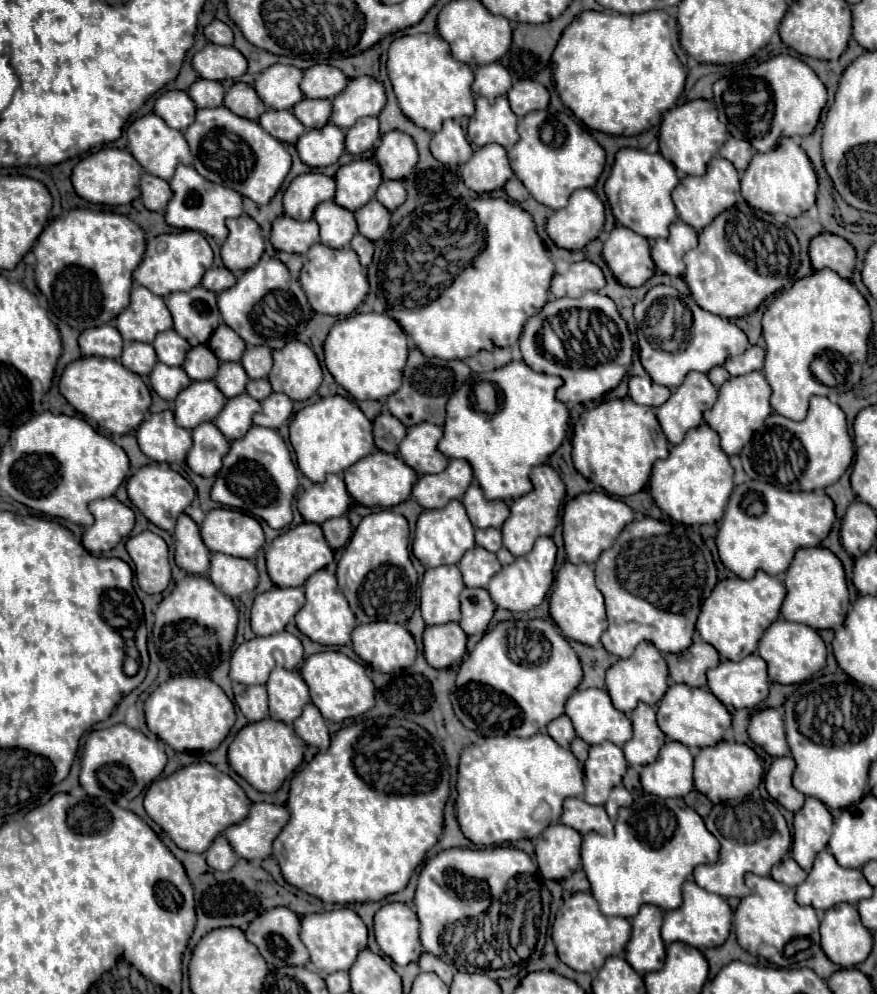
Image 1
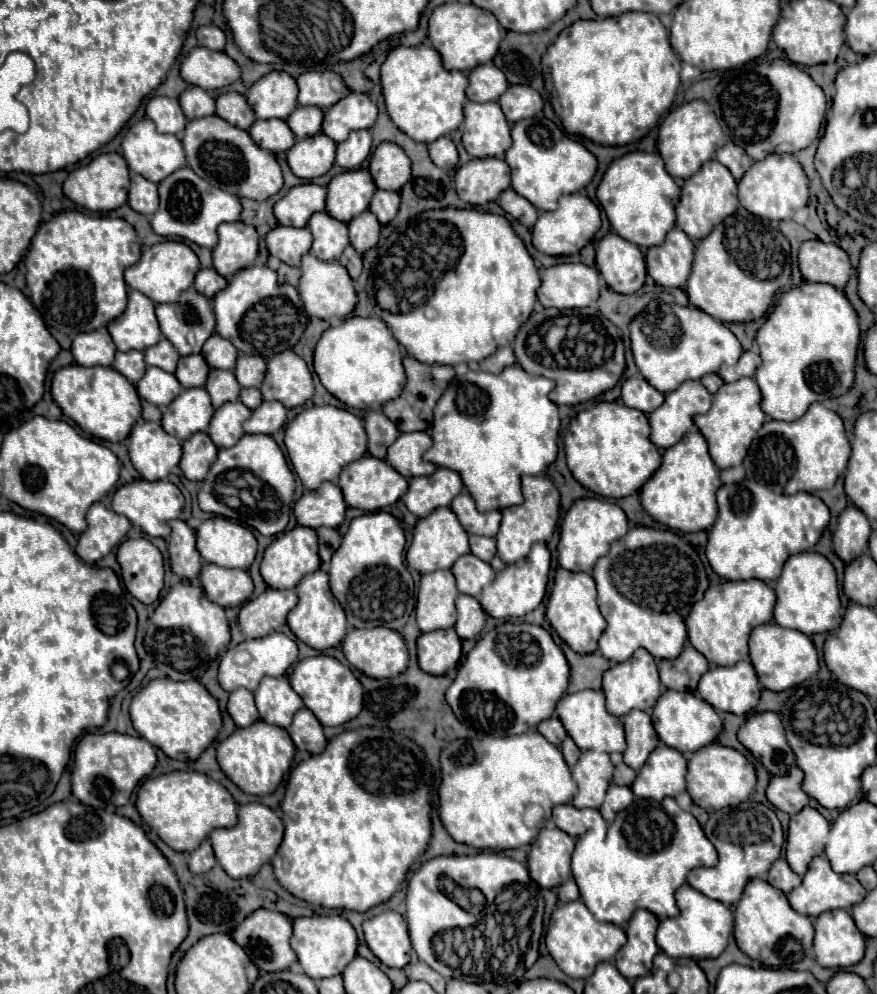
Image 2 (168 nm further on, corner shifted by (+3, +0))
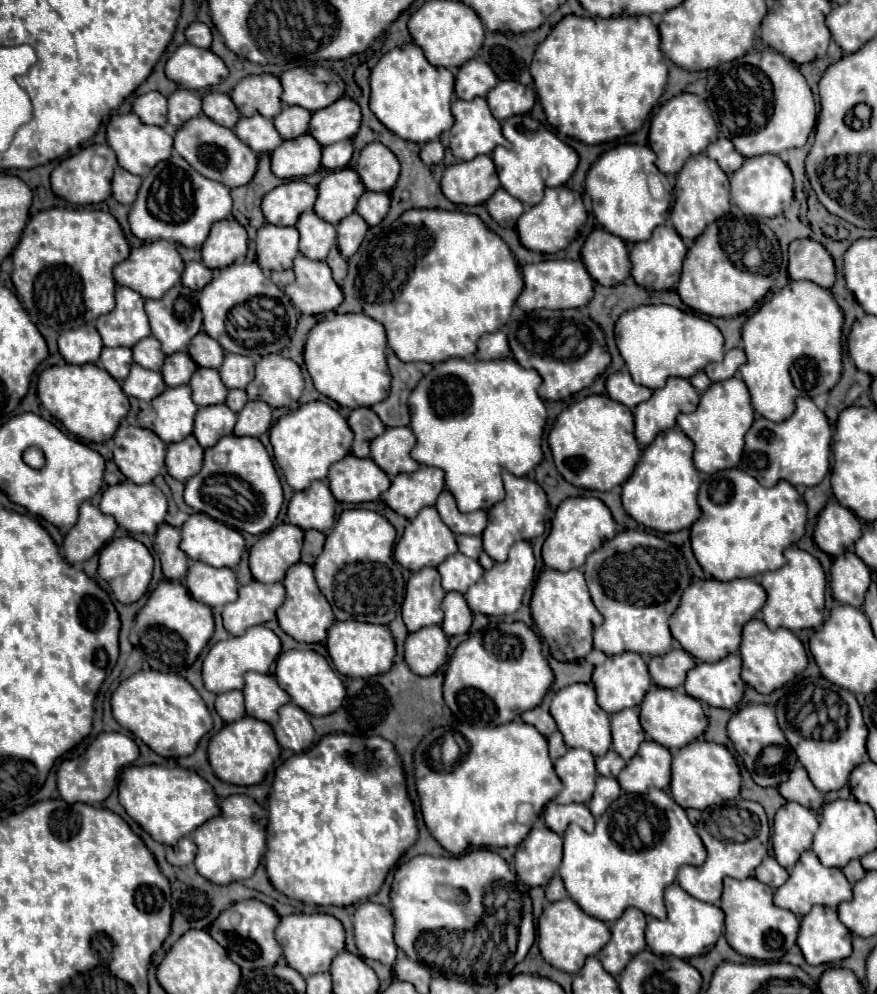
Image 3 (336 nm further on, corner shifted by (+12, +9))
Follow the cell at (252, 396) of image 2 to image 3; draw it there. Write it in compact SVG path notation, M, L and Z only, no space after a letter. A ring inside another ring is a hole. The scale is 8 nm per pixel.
M232 389L232 391L228 391L228 397L226 397L226 405L234 411L234 413L240 413L240 409L244 407L244 403L248 401L248 397L246 397L246 391L240 391L240 389Z

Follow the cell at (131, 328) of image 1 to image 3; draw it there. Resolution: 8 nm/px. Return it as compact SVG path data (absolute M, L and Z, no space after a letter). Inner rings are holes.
M116 287L116 307L108 315L96 319L104 347L134 347L140 339L150 335L144 299L128 289Z

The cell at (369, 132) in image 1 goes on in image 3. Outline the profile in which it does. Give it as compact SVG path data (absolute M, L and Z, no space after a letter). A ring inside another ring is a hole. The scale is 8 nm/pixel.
M340 141L322 149L322 167L324 169L344 169L352 159L352 141Z

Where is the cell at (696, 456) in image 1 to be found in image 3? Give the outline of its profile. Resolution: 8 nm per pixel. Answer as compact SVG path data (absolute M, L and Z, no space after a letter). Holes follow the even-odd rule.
M678 427L662 431L644 449L630 479L622 485L622 507L636 523L654 531L674 533L690 527L700 517L696 503L700 477L692 463L692 451L694 443Z

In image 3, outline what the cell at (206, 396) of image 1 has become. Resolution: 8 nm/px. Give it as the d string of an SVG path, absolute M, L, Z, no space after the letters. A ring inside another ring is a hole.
M188 385L170 387L162 395L158 395L156 399L152 399L150 403L146 403L142 407L142 411L138 413L138 425L156 433L166 445L170 445L170 443L178 443L180 439L184 439L192 433L196 411L198 411L198 407L192 401L192 391Z

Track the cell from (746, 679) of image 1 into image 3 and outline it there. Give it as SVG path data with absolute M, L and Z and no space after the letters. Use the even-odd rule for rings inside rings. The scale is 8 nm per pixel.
M728 655L716 663L698 663L688 671L684 689L688 695L710 707L734 709L746 689L746 683L740 677L740 667L740 655Z

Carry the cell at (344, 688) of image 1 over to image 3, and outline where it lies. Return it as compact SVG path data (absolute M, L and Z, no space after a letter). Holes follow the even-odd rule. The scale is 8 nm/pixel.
M284 651L278 655L276 661L276 681L280 687L290 695L292 703L296 703L300 709L308 711L312 717L324 717L334 713L340 703L344 701L346 689L340 681L340 677L332 671L332 667L326 663L322 655L316 651Z

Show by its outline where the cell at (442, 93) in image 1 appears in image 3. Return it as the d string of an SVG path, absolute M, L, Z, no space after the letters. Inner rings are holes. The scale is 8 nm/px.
M406 43L388 51L370 73L370 107L372 113L388 131L400 135L404 141L428 143L438 139L454 123L450 103L454 95L454 75L446 67L432 67L422 49L414 43Z

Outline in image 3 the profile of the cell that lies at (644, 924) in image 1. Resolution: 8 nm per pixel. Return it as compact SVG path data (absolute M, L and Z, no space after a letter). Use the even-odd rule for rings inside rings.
M626 909L624 915L614 923L612 927L612 939L602 947L598 953L600 963L604 969L618 977L620 971L628 965L628 961L646 949L644 941L644 929L646 929L646 915L640 909Z

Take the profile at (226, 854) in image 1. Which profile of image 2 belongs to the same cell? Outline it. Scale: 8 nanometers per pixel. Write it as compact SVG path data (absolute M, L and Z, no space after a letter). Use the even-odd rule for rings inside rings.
M205 840L195 852L189 854L189 870L193 874L203 874L209 872L215 866L215 856L213 856L213 846L209 840Z

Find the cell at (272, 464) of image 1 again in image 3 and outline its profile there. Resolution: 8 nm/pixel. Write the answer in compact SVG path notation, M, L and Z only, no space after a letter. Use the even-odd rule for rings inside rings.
M228 435L206 449L202 469L186 481L184 501L228 527L260 535L274 525L284 497L274 463L260 439Z

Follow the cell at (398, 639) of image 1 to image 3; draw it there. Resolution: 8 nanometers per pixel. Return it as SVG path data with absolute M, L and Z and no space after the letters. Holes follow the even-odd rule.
M334 621L332 627L328 629L326 649L330 659L334 661L334 669L340 675L354 679L366 679L390 671L392 659L396 655L394 639L386 625L372 625L360 621Z

